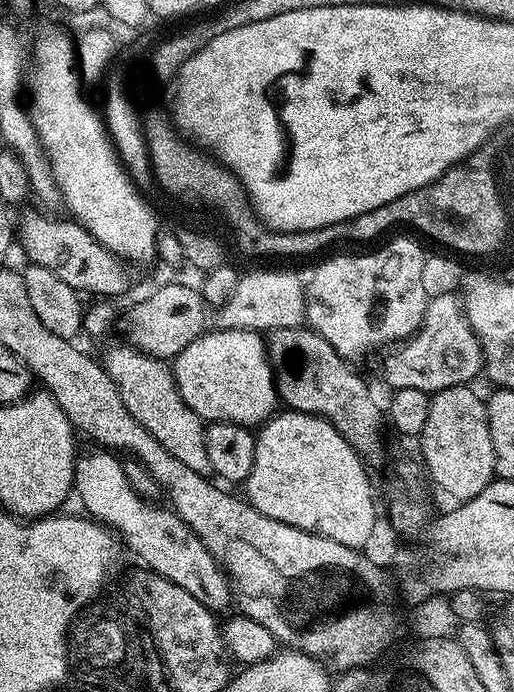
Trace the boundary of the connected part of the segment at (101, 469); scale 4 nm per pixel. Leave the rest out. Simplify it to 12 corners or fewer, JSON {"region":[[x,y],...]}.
{"region":[[111,451],[77,459],[75,495],[141,565],[220,614],[224,569]]}

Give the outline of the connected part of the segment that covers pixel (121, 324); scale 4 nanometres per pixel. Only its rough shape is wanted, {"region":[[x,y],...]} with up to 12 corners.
{"region":[[164,284],[119,313],[118,332],[168,362],[209,331],[210,306]]}

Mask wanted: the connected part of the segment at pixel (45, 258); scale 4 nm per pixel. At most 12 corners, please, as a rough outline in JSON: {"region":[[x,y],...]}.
{"region":[[28,212],[31,263],[92,298],[120,296],[129,265],[70,218]]}

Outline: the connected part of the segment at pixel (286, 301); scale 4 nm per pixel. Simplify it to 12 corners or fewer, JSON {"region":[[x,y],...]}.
{"region":[[276,268],[241,275],[216,328],[299,328],[306,284]]}

